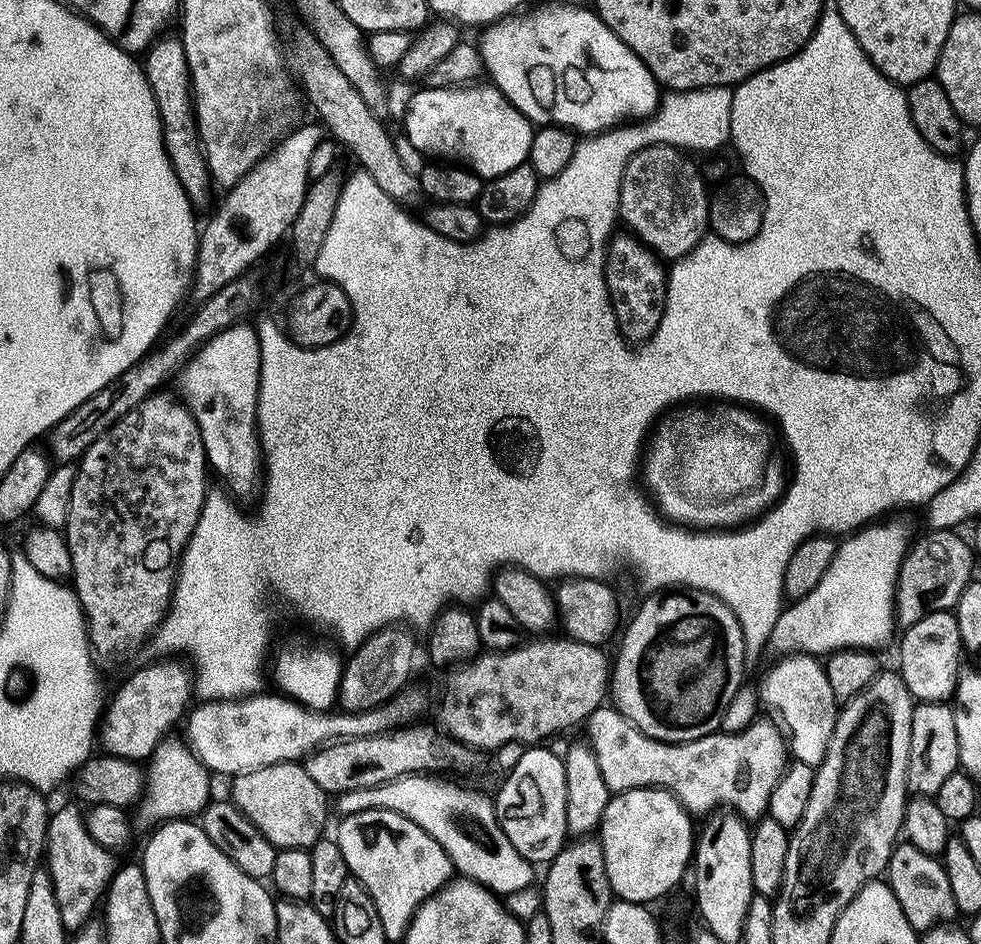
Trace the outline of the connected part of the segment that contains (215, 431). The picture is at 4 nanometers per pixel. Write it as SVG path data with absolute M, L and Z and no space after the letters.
M241 322L209 338L178 372L179 399L190 410L202 434L208 467L225 484L231 499L257 499L262 488L262 453L256 427L256 403L260 393L261 344L256 328Z

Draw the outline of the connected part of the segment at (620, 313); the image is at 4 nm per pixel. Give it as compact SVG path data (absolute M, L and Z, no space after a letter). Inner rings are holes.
M617 231L609 239L607 248L604 249L604 285L608 291L608 303L616 315L616 330L622 337L625 345L639 346L648 343L658 326L662 322L664 313L664 299L668 289L668 276L663 268L662 260L639 239L627 231Z

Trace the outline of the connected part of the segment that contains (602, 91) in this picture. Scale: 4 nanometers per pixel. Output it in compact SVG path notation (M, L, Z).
M548 4L545 8L536 8L533 12L527 12L505 16L495 24L487 25L481 31L484 33L481 34L480 40L478 39L478 47L487 79L527 120L532 121L533 125L566 128L573 134L595 134L606 132L610 128L619 128L620 125L629 122L643 122L655 113L662 97L660 85L656 83L648 67L640 61L638 54L634 54L634 50L630 50L630 46L626 46L626 42L622 42L622 38L618 38L618 34L614 34L614 30L610 30L610 26L606 26L606 22L602 22L602 18L597 16L591 7L579 8L576 4Z

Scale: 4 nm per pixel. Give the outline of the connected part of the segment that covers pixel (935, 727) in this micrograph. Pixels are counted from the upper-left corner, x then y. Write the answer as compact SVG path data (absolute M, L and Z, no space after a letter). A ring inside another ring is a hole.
M920 702L913 710L910 724L910 748L907 758L906 788L909 793L918 796L935 797L942 787L942 782L957 775L956 767L962 764L962 753L958 746L958 733L954 726L953 705L948 702Z

